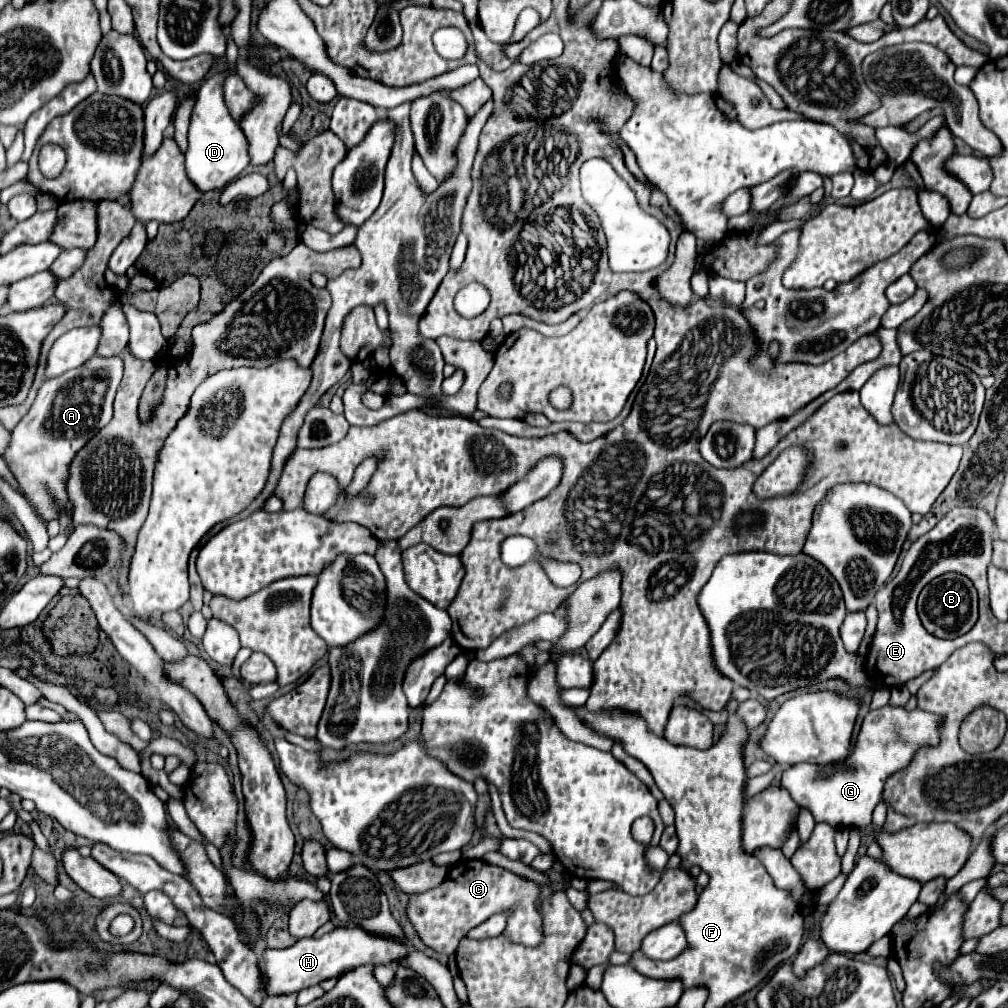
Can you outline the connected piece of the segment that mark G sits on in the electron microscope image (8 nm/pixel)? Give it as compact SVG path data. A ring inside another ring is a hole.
M881 707L869 711L863 719L857 743L847 759L833 765L813 765L797 763L787 769L781 777L781 787L789 791L793 801L801 807L807 807L817 823L829 823L831 827L869 827L871 813L881 801L885 779L909 765L913 753L921 745L939 743L939 717L913 709L911 713L903 707ZM831 769L831 773L829 773ZM835 769L835 771L833 771Z

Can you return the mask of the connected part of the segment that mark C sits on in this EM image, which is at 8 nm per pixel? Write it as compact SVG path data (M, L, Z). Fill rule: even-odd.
M461 859L449 869L449 877L437 889L411 895L407 913L423 943L445 955L455 953L459 941L469 929L485 923L497 913L507 913L507 927L503 937L511 939L513 943L517 941L527 947L537 947L543 941L543 917L539 913L541 887L543 885L537 881L485 863L483 859Z

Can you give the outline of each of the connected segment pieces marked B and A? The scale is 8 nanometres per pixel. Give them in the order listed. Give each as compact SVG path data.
M945 573L927 583L919 595L919 617L923 627L939 639L955 639L967 633L977 621L977 591L965 575Z
M93 355L85 365L47 379L41 385L31 411L13 429L11 445L5 451L5 461L43 519L55 519L55 509L51 505L53 499L63 503L71 513L71 505L65 493L69 461L75 457L77 449L81 449L85 441L93 437L93 433L111 421L113 399L121 379L123 359L119 355Z

